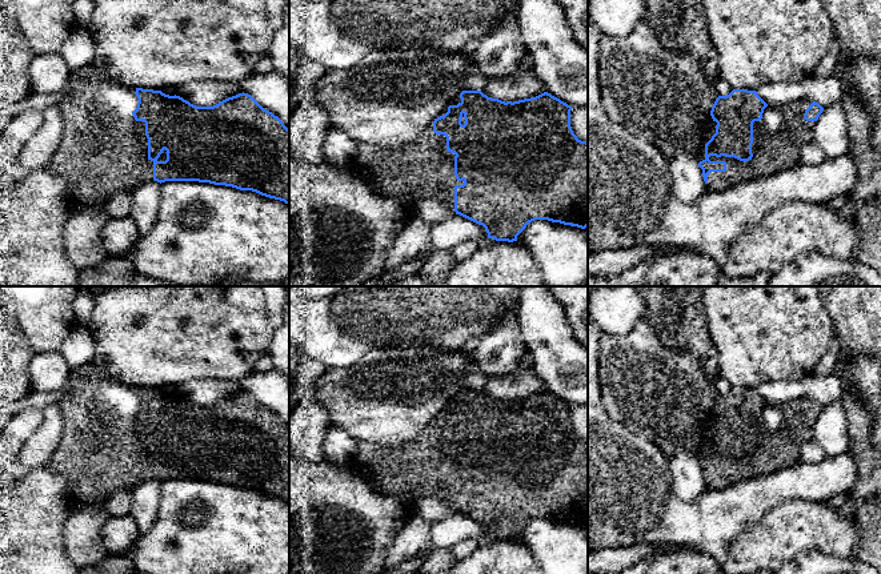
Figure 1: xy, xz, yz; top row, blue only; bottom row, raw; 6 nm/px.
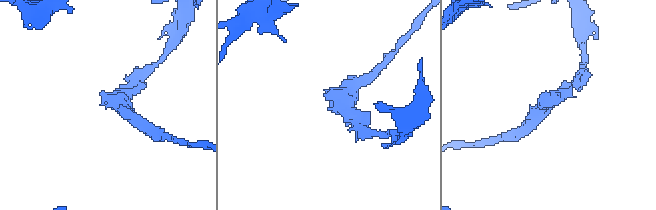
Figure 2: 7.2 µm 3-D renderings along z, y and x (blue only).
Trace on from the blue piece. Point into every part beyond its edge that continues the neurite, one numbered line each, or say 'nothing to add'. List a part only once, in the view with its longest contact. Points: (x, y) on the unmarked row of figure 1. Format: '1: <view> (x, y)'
1: yz (772, 452)

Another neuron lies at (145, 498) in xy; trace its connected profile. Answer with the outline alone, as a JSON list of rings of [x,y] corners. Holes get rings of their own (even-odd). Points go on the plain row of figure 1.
[[[157,479],[147,481],[131,493],[132,509],[129,515],[135,519],[140,534],[145,534],[157,518],[161,499],[161,482]]]

